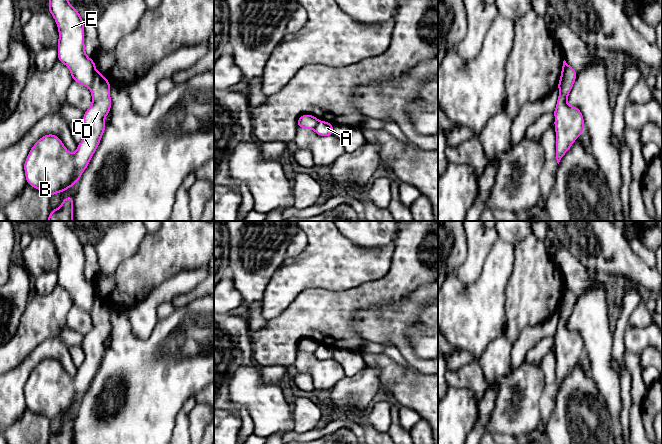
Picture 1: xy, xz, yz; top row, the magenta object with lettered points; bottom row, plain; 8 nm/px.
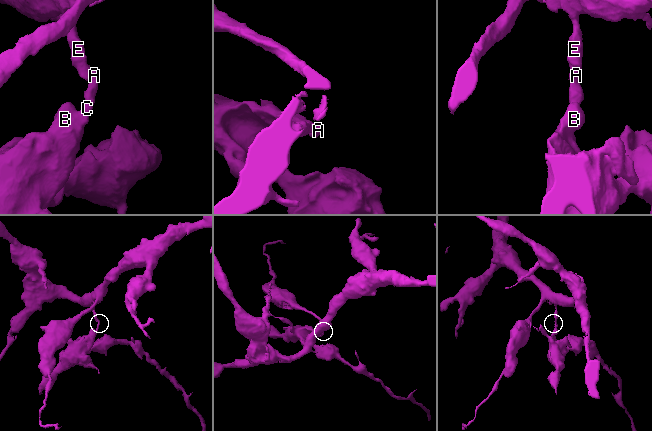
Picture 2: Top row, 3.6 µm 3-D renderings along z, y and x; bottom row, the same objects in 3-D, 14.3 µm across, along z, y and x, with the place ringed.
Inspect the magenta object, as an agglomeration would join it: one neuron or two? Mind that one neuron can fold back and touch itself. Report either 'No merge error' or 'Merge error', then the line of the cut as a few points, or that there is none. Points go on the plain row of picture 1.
Merge error. Split along yz (568, 289), (564, 296), (563, 306), (559, 311)

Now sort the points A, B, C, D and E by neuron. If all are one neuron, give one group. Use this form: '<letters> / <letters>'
A B C D / E

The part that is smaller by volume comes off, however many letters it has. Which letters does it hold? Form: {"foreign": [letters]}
{"foreign": ["A", "B", "C", "D"]}

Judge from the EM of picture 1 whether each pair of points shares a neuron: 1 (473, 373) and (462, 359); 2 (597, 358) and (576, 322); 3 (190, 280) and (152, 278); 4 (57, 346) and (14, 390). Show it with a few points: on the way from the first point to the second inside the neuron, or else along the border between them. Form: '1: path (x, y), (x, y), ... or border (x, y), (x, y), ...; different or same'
1: border (477, 359), (463, 364), (455, 370), (448, 370); different
2: path (597, 349), (597, 343), (585, 331); same
3: border (189, 270), (179, 271), (156, 288); different
4: path (44, 351), (17, 377); same

